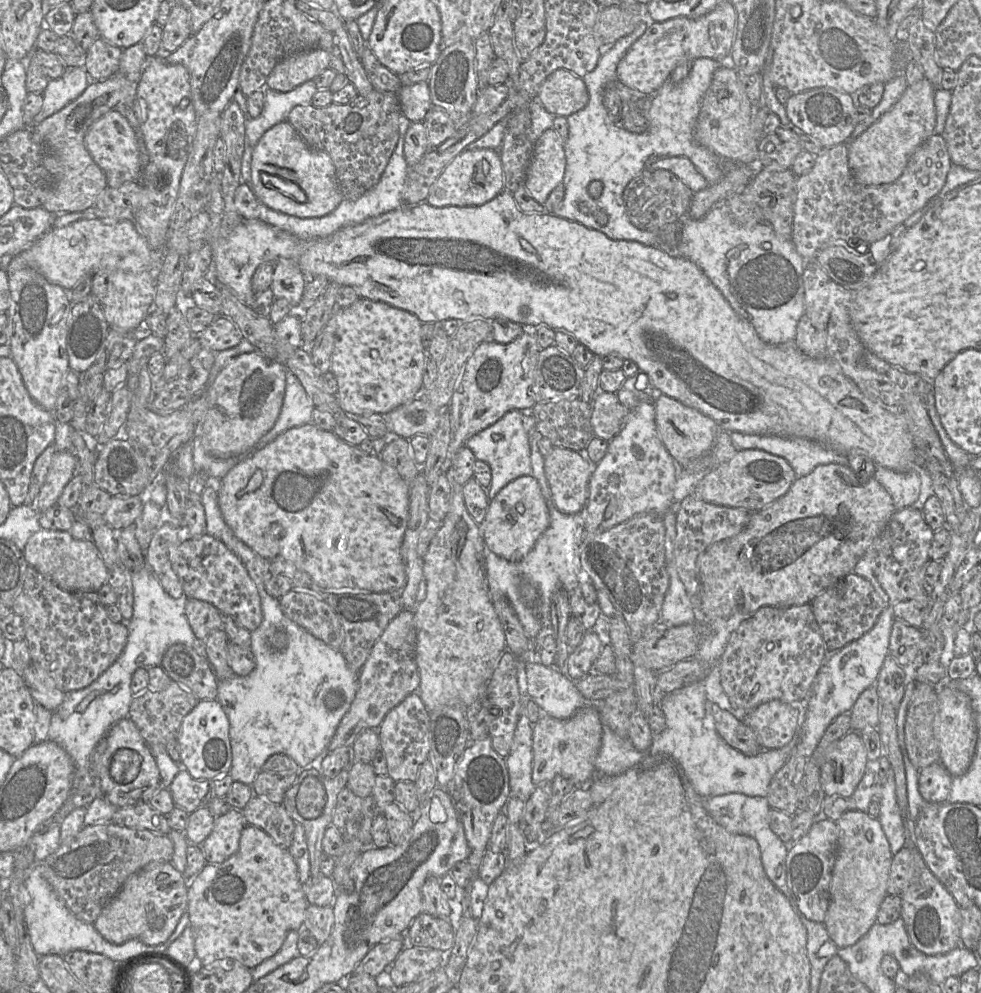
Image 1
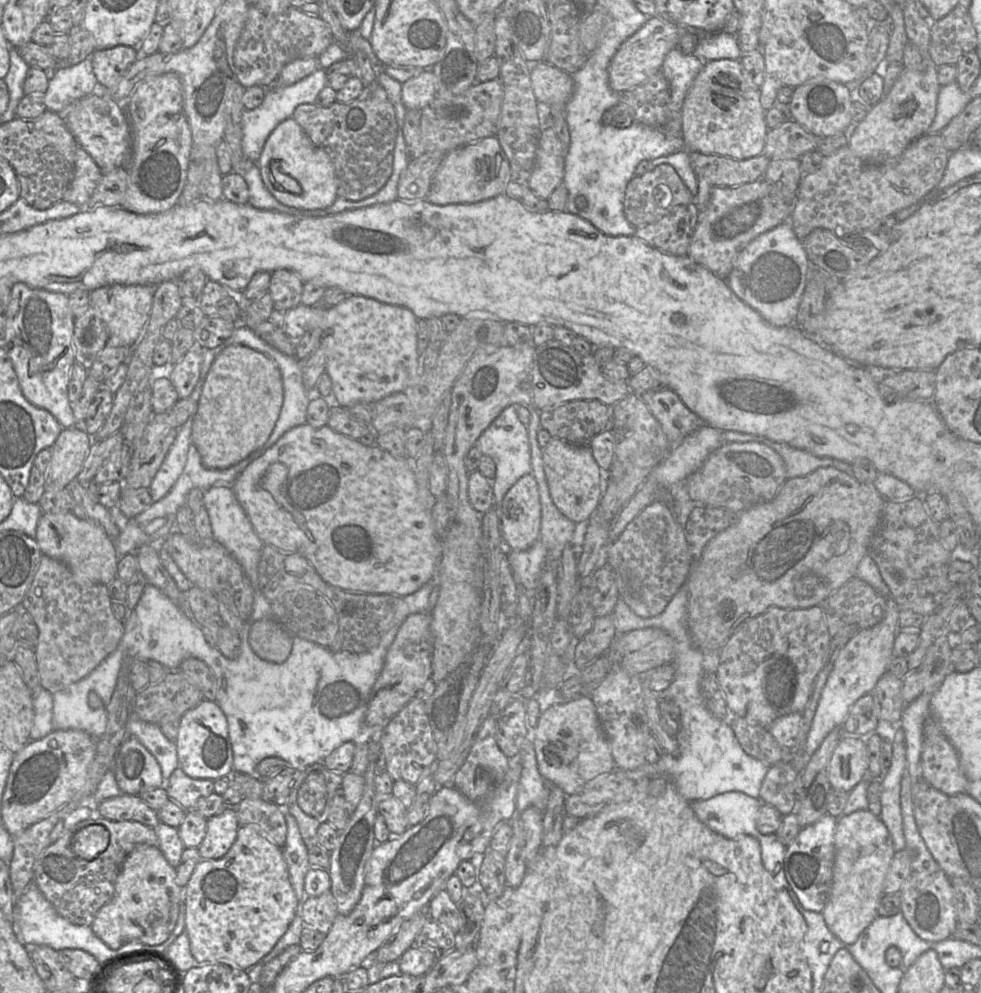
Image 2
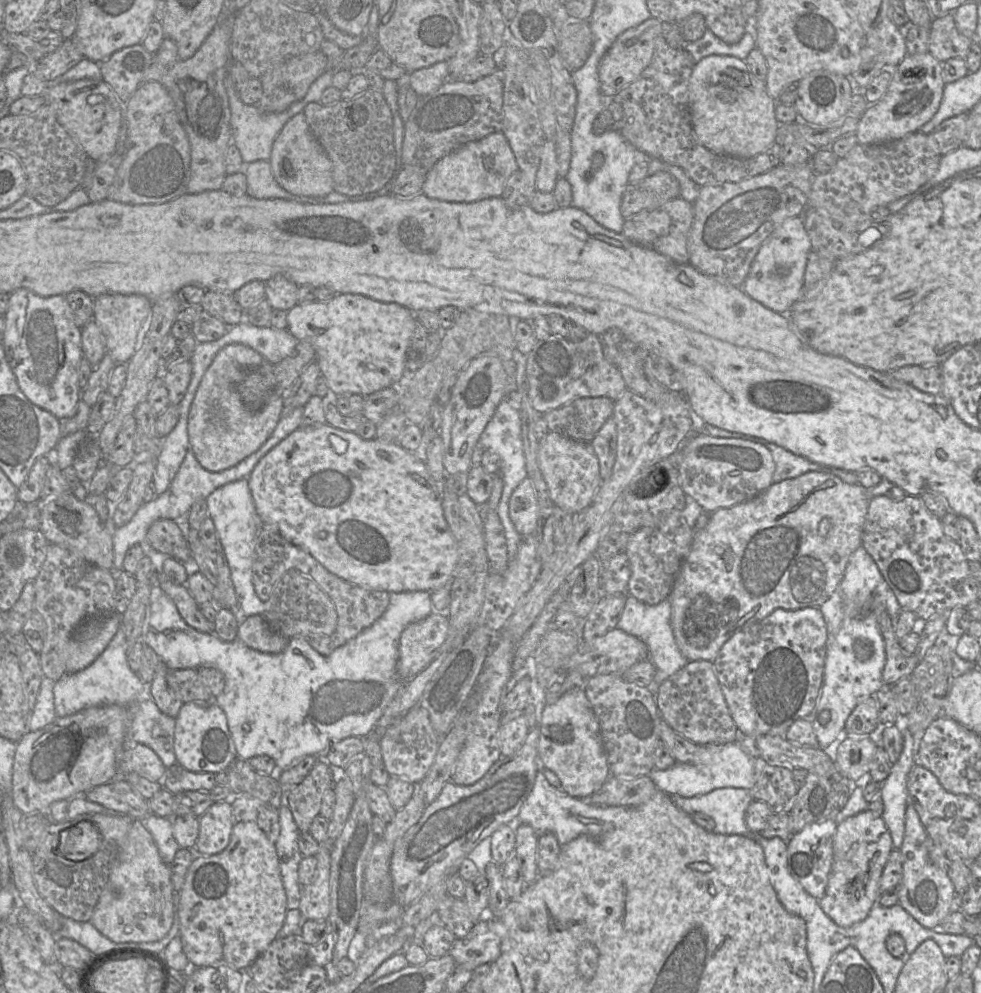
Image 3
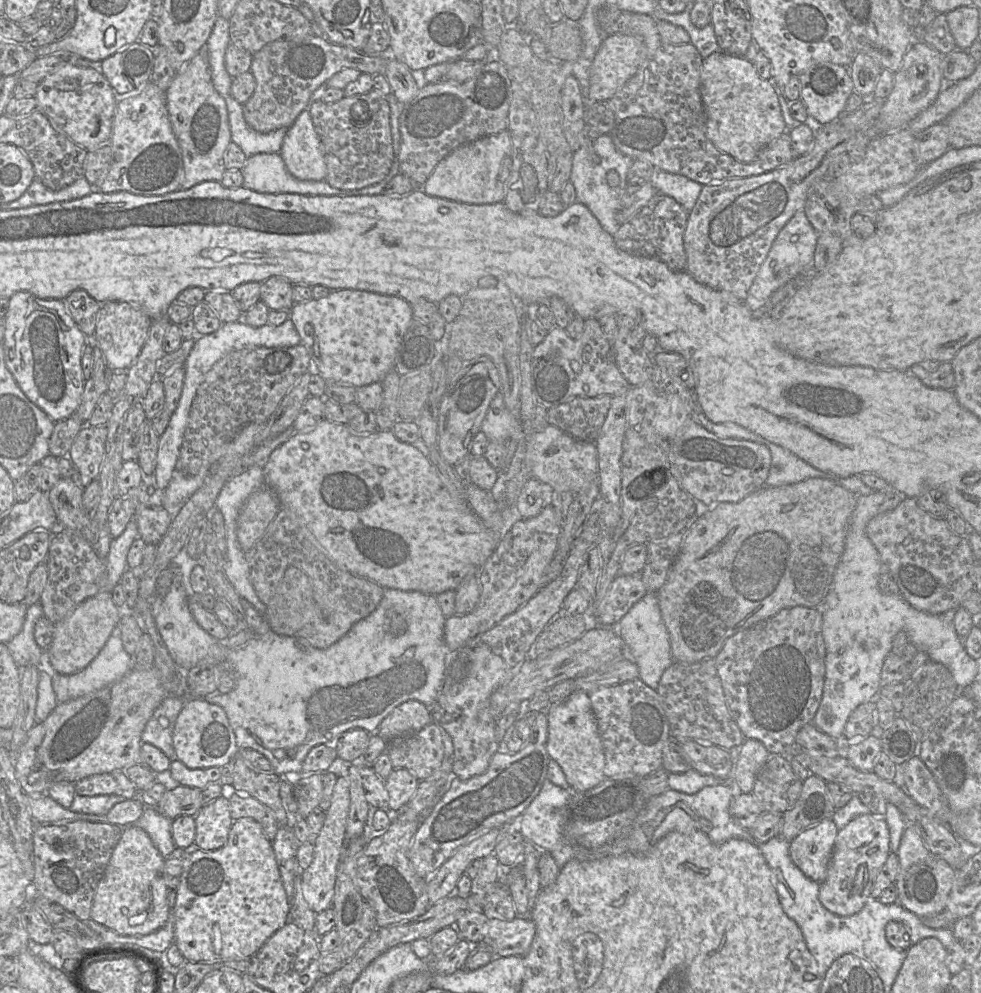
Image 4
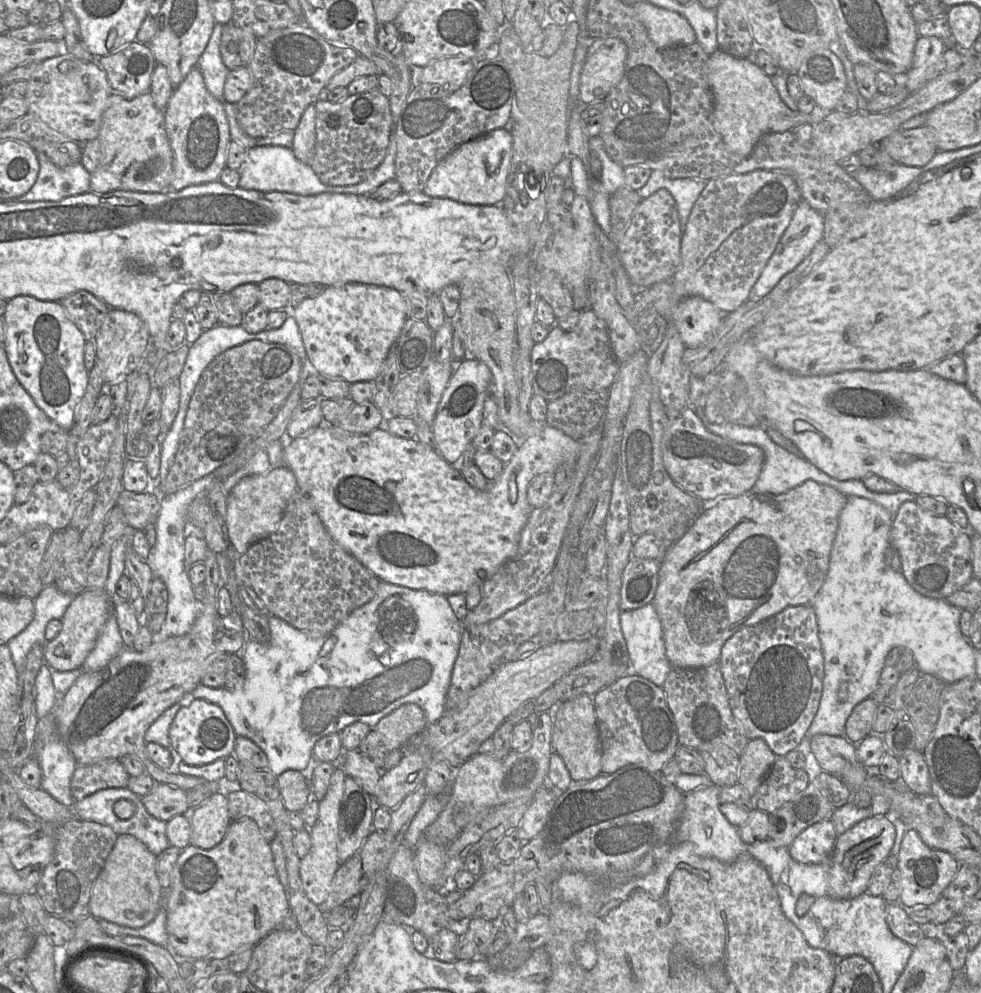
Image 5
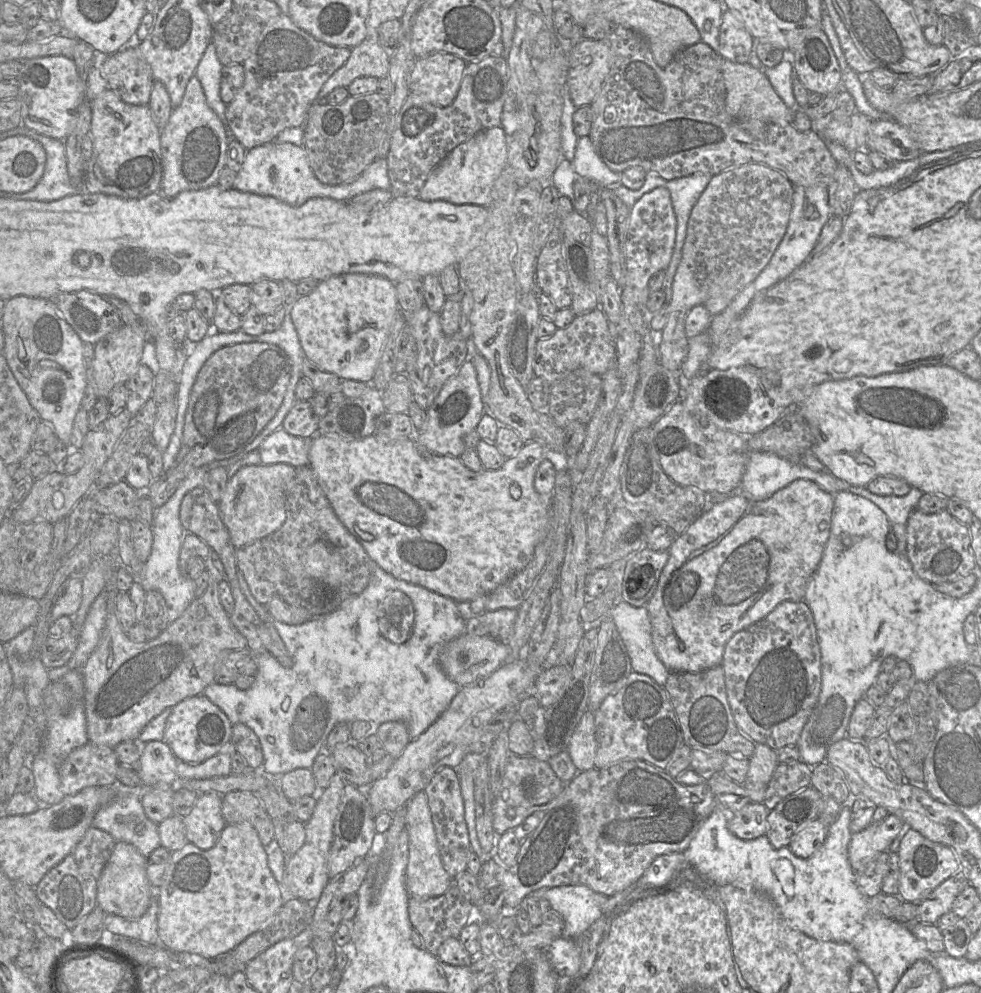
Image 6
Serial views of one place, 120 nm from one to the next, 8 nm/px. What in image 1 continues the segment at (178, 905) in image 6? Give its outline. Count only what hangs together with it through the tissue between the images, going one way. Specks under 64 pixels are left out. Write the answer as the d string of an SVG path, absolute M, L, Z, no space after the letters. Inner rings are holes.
M246 825L237 851L222 863L206 863L188 883L187 913L194 931L196 966L229 959L248 969L255 968L279 951L288 932L303 928L308 905L306 886L300 882L298 867L289 850L276 844L262 829Z

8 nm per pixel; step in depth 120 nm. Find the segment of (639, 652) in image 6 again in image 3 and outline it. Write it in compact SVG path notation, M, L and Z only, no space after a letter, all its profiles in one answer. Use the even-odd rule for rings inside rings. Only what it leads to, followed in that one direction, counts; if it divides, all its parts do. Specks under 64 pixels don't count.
M627 595L625 607L623 609L621 618L617 624L618 629L639 638L646 644L649 654L648 659L655 667L655 676L652 682L648 685L648 689L654 695L655 699L662 682L671 675L673 675L675 672L677 672L679 669L684 667L688 662L688 660L681 654L676 645L670 624L670 612L671 612L671 604L670 601L667 599L663 600L657 605L648 605L639 601L633 596Z

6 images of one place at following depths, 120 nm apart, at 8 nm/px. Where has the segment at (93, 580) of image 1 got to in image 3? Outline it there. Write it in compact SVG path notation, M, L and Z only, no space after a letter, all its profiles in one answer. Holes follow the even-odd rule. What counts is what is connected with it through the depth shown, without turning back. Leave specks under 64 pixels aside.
M71 492L48 496L40 500L38 530L49 543L64 546L98 567L113 569L112 535L95 509L87 502L78 500Z

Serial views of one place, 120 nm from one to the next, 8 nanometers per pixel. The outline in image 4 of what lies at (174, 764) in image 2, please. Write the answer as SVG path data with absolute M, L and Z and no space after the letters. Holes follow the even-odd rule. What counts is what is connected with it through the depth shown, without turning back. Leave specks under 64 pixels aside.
M168 696L154 711L141 735L143 743L160 749L169 759L177 759L173 747L172 733L176 719L186 702L186 698Z

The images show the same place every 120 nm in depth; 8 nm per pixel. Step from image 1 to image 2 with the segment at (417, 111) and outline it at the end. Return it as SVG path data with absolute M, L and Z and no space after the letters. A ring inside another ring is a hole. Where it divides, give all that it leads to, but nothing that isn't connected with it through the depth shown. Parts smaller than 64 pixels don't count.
M421 70L401 86L401 97L406 109L422 110L436 96L435 76L431 70Z

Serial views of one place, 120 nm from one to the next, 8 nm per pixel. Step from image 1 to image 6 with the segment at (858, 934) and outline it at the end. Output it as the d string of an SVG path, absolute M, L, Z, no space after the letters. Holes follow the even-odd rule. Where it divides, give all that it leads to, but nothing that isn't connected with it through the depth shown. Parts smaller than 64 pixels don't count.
M889 814L881 822L871 823L862 831L853 833L848 846L848 857L854 872L863 871L875 856L887 851L903 824L899 817Z

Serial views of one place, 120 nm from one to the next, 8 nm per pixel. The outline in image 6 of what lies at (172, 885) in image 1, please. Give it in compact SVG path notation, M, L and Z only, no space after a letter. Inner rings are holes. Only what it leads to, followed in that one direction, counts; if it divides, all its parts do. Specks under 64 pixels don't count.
M116 842L111 856L97 882L97 907L105 914L125 919L138 919L145 914L151 903L154 888L146 873L147 858L132 844Z

